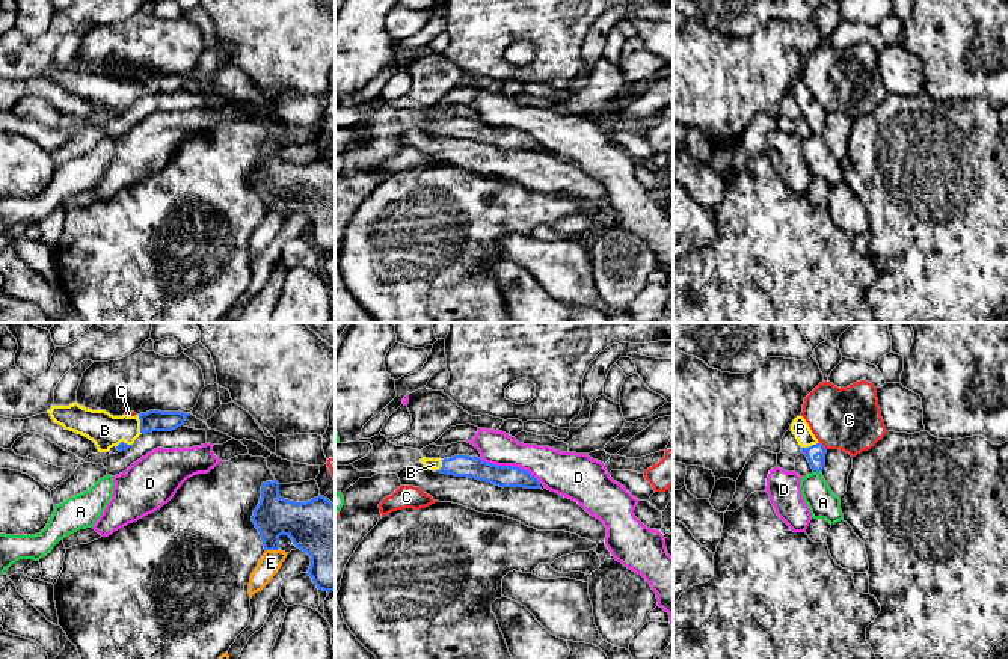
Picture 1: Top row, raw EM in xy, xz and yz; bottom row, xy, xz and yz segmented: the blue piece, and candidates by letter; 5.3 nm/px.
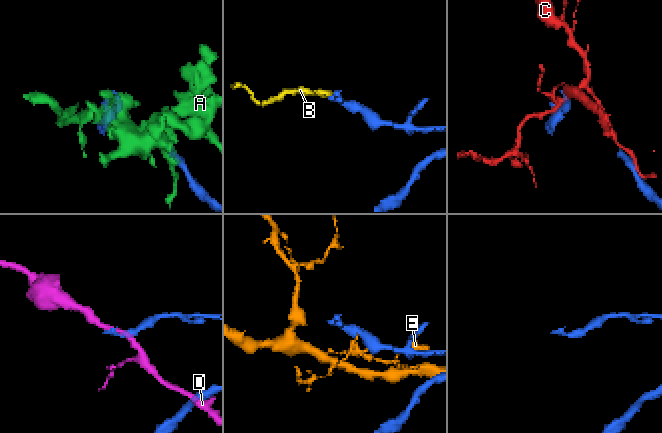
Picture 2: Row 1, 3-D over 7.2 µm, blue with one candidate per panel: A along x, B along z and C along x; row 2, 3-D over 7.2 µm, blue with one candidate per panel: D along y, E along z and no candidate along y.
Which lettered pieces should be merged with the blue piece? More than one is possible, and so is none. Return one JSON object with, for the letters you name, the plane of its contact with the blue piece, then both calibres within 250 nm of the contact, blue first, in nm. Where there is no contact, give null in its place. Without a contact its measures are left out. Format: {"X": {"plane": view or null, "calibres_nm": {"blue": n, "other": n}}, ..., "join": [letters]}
{"B": {"plane": "xy", "calibres_nm": {"blue": 110, "other": 180}}, "join": ["B"]}

